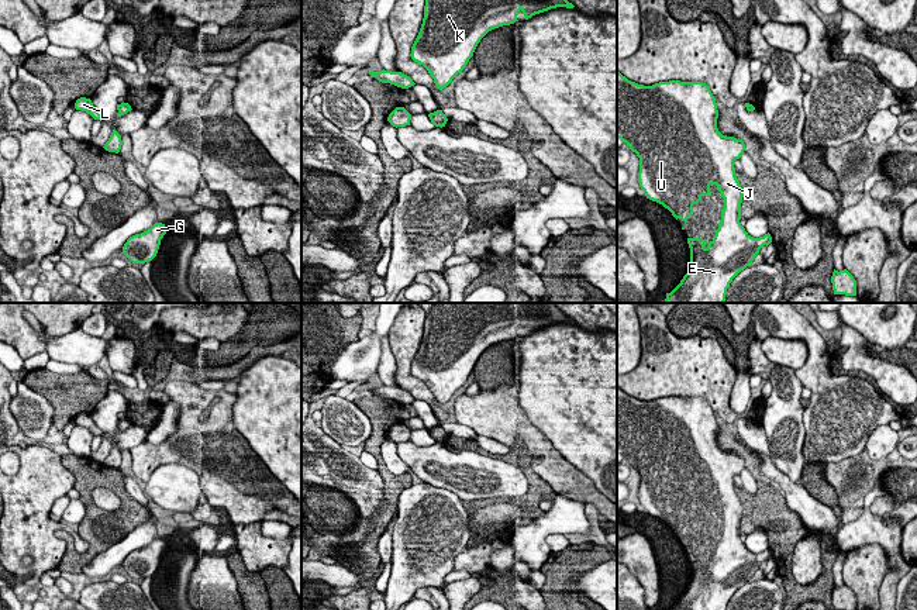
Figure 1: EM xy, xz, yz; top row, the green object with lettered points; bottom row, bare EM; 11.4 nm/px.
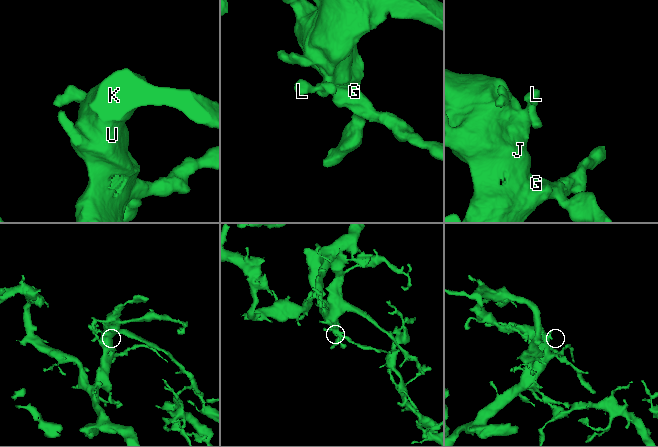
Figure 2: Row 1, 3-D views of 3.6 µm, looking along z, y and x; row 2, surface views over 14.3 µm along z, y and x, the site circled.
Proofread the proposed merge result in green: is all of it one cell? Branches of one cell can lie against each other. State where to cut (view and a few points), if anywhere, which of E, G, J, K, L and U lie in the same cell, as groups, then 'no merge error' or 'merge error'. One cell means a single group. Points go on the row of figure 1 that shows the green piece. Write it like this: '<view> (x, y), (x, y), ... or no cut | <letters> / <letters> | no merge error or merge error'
no cut | E G J K L U | no merge error

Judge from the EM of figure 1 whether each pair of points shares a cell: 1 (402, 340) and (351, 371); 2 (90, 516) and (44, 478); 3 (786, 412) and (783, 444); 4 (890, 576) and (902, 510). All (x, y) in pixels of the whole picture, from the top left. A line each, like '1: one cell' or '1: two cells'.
1: two cells
2: two cells
3: one cell
4: two cells

